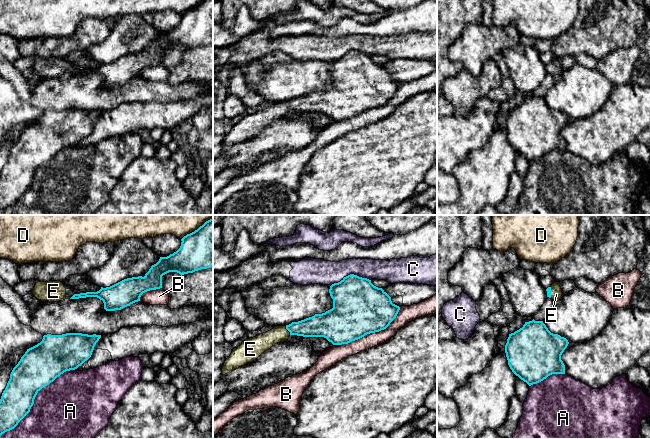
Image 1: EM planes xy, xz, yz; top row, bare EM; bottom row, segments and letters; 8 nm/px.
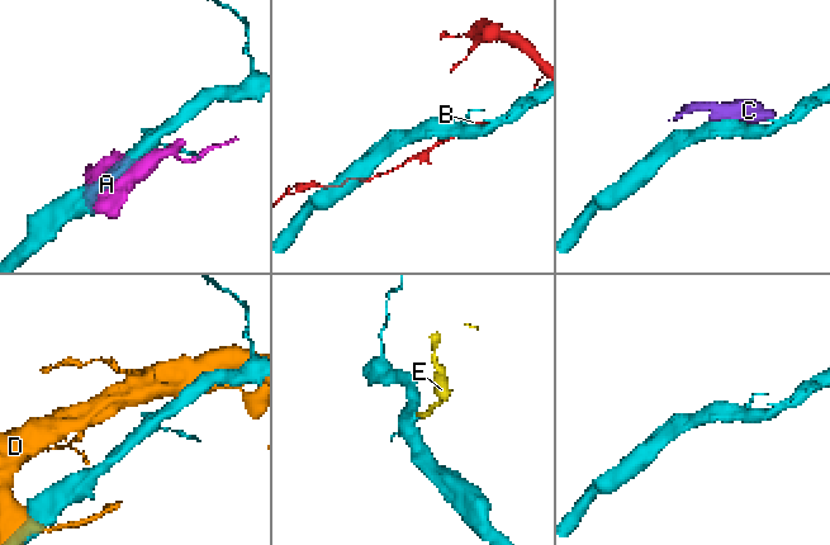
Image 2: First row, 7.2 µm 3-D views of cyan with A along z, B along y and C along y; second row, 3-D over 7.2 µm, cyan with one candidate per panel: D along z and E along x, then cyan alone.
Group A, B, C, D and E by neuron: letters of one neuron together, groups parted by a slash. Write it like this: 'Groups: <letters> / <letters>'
Groups: A / B / C / D / E

